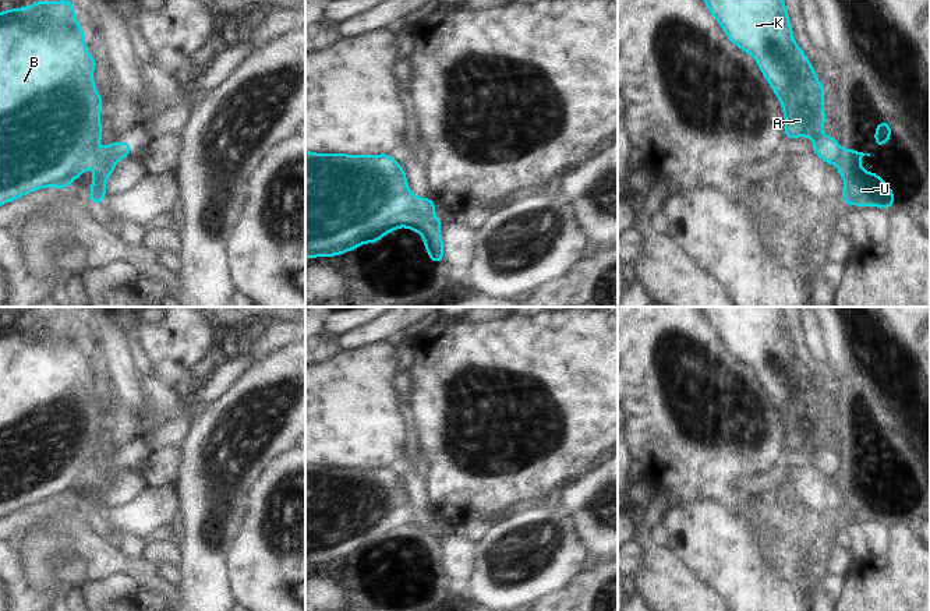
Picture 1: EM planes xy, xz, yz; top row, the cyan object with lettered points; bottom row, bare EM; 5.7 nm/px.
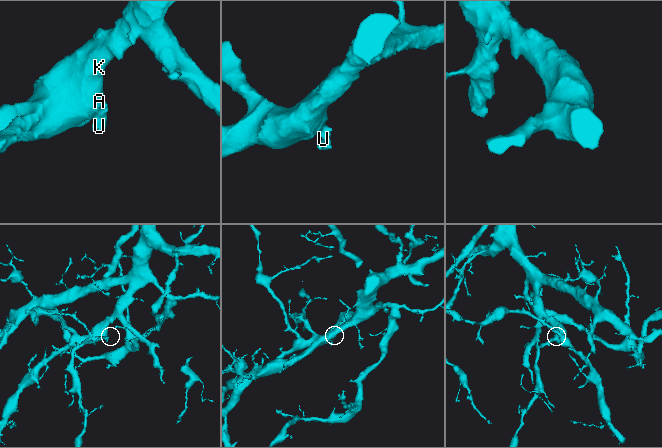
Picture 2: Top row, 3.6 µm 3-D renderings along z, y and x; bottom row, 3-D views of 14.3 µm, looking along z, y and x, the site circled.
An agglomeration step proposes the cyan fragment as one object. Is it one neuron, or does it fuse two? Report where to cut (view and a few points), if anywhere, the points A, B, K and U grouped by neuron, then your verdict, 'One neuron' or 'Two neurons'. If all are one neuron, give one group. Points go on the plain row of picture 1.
Split along xy (123, 468), (113, 468), (106, 474), (95, 463), (92, 477). Groups: A B K / U. Two neurons

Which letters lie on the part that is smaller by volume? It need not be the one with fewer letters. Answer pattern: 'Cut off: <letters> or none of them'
Cut off: U

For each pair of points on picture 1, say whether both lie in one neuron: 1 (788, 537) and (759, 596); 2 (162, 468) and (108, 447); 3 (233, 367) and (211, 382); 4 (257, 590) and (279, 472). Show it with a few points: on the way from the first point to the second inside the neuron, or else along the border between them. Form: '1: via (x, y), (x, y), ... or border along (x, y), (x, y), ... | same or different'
1: via (775, 551), (761, 568), (760, 582) | same
2: border along (170, 442), (152, 451), (135, 465) | different
3: via (227, 373), (216, 382) | same
4: via (258, 561), (258, 523), (262, 501) | same

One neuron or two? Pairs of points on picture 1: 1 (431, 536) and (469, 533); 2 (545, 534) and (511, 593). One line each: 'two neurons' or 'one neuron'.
1: two neurons
2: one neuron

